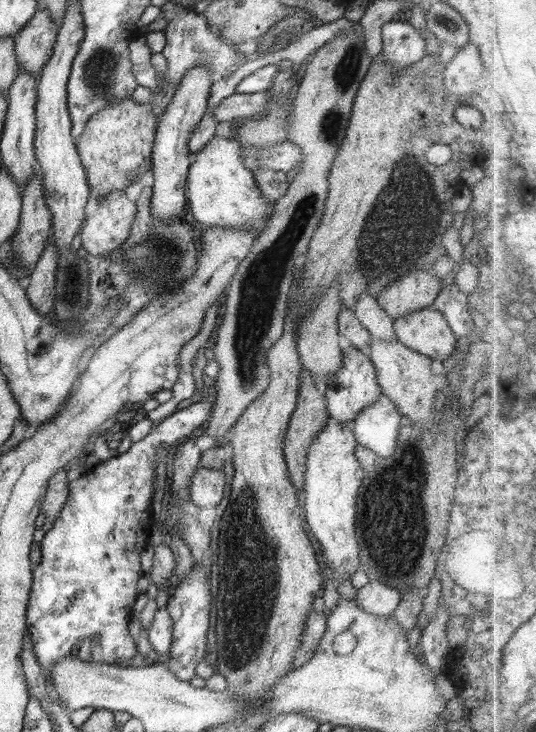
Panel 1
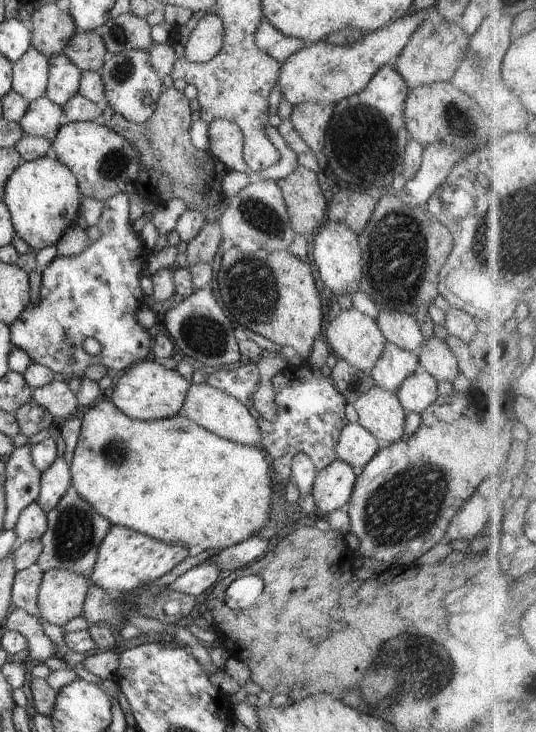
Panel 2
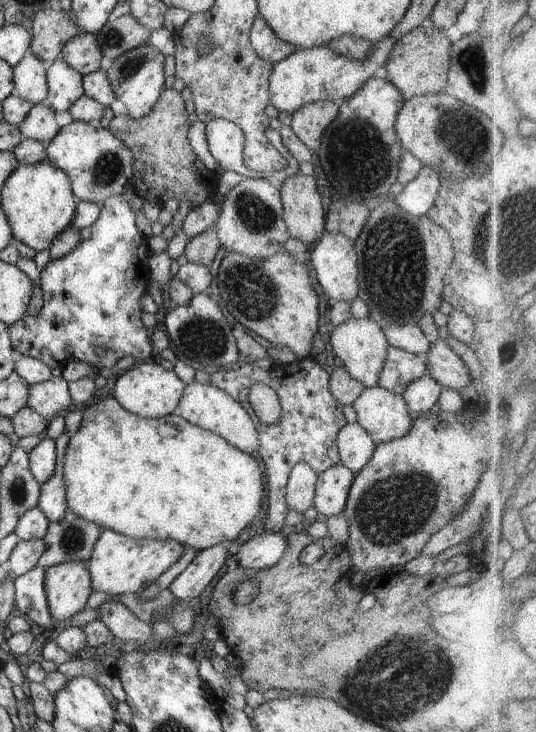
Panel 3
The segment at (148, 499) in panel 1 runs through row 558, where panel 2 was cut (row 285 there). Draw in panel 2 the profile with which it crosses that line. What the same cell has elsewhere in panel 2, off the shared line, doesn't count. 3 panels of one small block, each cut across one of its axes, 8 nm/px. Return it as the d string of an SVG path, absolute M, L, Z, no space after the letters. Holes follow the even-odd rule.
M118 193L105 200L97 226L101 236L96 242L82 251L81 255L69 257L58 255L44 269L42 274L39 302L37 306L29 306L20 316L9 324L11 343L14 347L25 350L28 361L44 365L55 373L60 372L64 380L82 377L87 366L103 364L106 368L124 370L130 364L144 360L150 354L150 333L138 324L136 311L145 304L145 293L140 287L142 270L150 255L149 240L141 240L139 234L132 229L130 221L130 194ZM85 338L96 338L103 349L98 355L86 353L82 344Z

